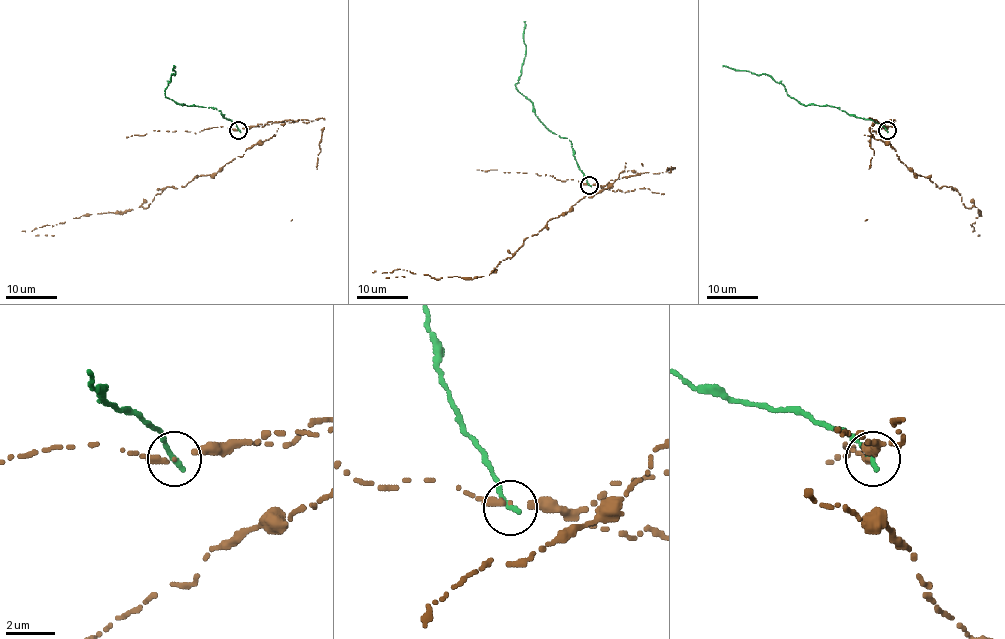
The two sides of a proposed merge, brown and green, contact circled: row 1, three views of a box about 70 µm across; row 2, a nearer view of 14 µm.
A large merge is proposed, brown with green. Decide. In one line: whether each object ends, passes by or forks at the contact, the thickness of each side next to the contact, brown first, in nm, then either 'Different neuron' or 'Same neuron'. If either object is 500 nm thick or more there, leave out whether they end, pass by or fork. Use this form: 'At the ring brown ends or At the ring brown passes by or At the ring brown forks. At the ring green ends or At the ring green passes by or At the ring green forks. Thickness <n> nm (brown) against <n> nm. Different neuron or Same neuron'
At the ring brown passes by. At the ring green ends. Thickness 130 nm (brown) against 280 nm. Different neuron

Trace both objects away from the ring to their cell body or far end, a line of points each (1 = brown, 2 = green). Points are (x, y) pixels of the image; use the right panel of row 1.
1: (886, 129), (871, 124), (873, 137), (915, 174), (976, 207), (978, 235)
2: (887, 129), (839, 107), (802, 105), (767, 74), (733, 70), (723, 65)

